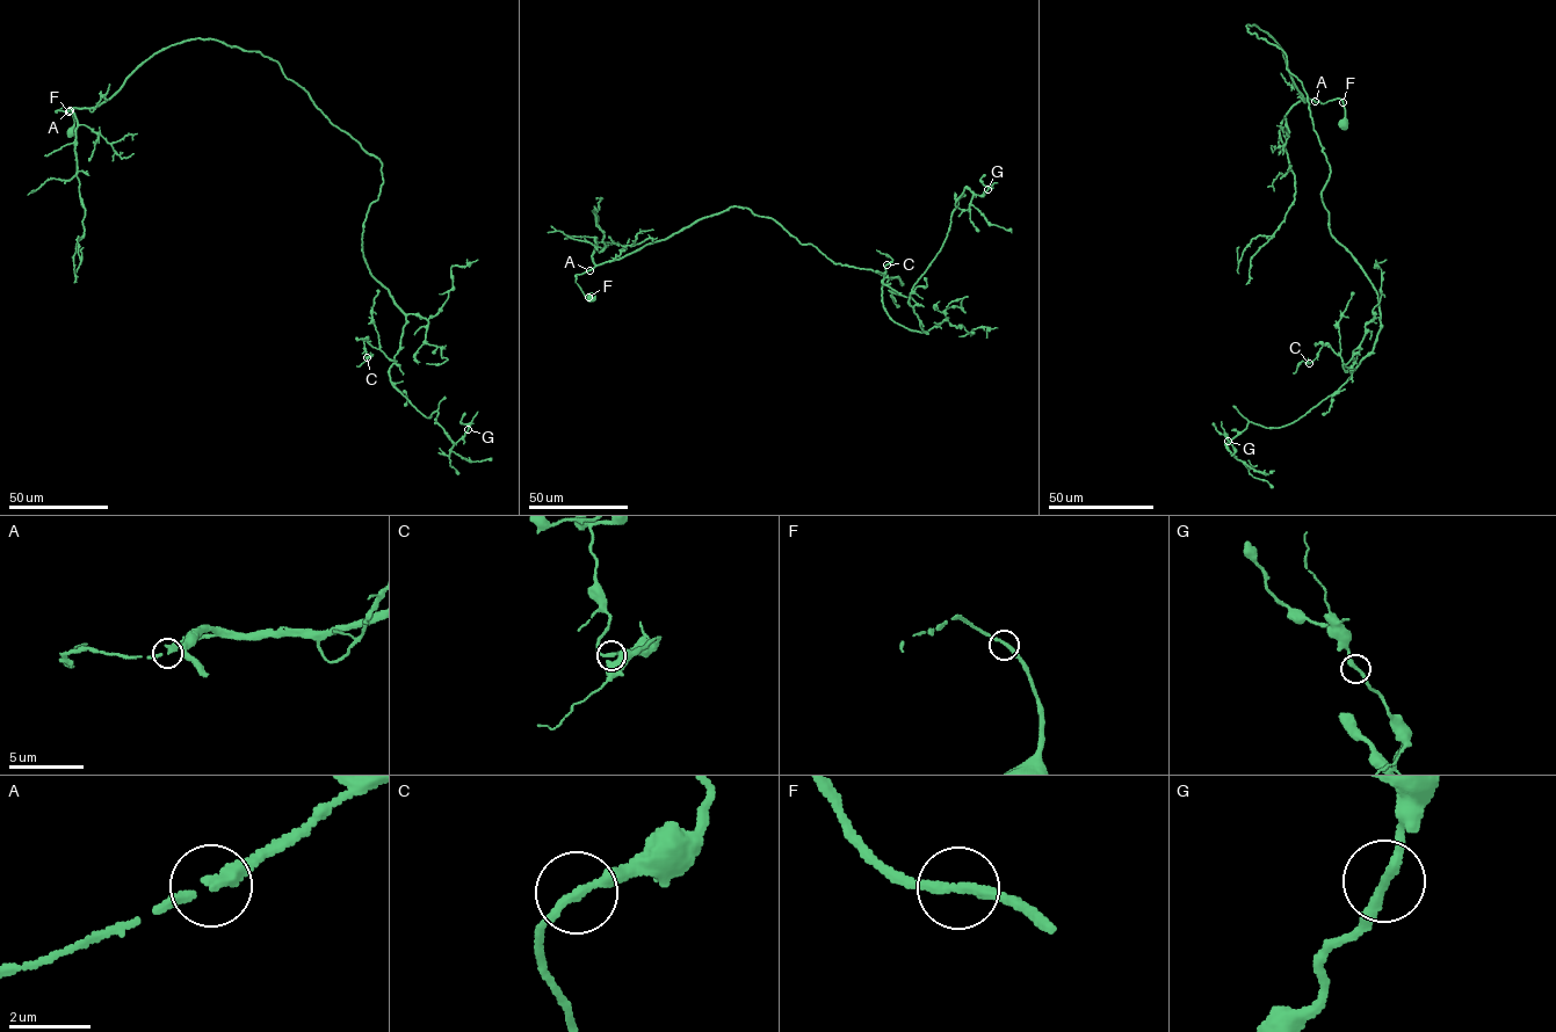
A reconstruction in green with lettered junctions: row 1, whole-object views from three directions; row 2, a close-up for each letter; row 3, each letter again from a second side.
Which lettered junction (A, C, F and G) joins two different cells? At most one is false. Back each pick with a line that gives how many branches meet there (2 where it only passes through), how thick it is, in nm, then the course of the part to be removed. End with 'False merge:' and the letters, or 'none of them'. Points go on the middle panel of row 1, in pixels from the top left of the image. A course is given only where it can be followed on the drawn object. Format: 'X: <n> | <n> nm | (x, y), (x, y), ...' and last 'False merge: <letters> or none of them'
False merge: none of them

